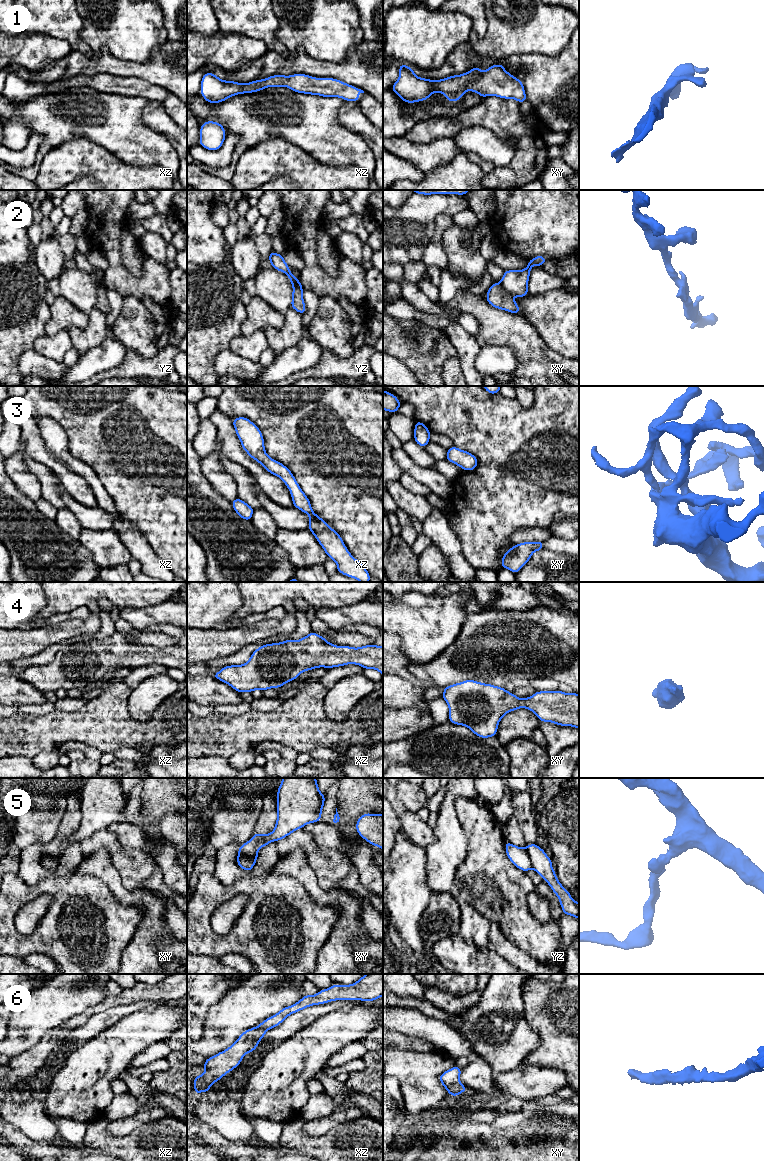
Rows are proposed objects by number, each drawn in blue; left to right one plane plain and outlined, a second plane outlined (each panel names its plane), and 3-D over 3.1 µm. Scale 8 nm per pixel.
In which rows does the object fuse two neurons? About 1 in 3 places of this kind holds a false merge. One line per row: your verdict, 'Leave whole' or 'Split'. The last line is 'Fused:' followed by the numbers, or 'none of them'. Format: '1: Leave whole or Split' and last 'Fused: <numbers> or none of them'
1: Leave whole
2: Split
3: Leave whole
4: Leave whole
5: Split
6: Leave whole
Fused: 2, 5

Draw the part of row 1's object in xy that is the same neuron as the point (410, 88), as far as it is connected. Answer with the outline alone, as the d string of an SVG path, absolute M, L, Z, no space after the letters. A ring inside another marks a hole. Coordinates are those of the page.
M400 64L399 78L392 85L392 91L396 93L405 103L416 103L427 100L434 92L442 93L449 102L458 101L466 91L474 91L481 97L496 96L503 99L515 99L519 103L526 102L526 94L523 82L504 69L503 64L491 65L486 71L474 66L470 71L461 75L452 75L440 80L420 78L414 74L414 69Z

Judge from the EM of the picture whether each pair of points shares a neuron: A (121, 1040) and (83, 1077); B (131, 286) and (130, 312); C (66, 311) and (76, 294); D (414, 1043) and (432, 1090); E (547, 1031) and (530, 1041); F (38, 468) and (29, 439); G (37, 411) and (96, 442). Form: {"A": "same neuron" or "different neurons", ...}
{"A": "same neuron", "B": "different neurons", "C": "different neurons", "D": "different neurons", "E": "different neurons", "F": "different neurons", "G": "same neuron"}

